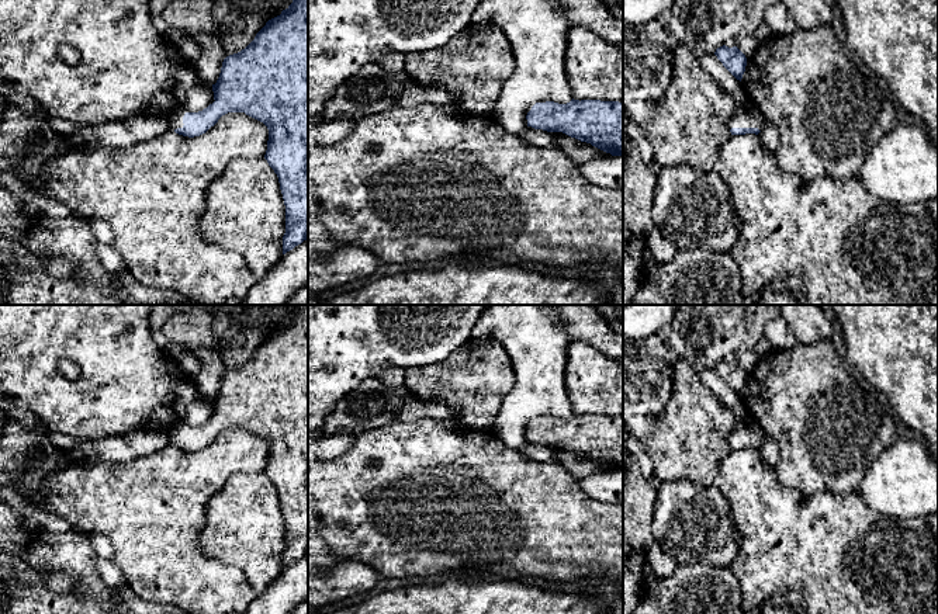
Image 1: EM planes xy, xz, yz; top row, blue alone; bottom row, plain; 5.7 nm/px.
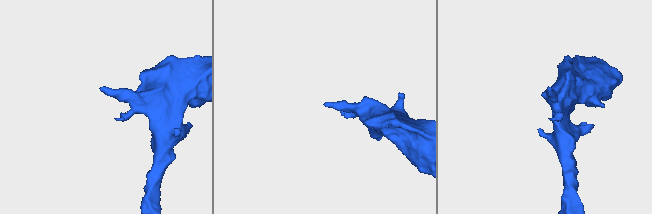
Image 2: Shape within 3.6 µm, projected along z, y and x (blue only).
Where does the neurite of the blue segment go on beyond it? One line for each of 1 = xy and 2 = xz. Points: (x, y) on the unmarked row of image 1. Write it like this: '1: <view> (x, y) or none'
1: xy (175, 434)
2: none

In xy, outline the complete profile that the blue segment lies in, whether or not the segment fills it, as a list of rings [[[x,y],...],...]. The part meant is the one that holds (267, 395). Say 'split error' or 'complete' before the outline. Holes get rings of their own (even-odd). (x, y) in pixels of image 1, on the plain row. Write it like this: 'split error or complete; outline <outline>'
split error; outline [[[308,305],[294,306],[293,318],[280,330],[269,334],[245,364],[224,374],[219,392],[212,399],[212,419],[198,427],[181,422],[167,431],[169,444],[188,452],[205,448],[228,427],[245,427],[267,441],[264,473],[278,492],[285,520],[283,569],[308,554]]]

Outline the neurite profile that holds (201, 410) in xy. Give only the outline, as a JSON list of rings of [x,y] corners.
[[[200,396],[194,403],[188,406],[184,423],[193,427],[198,427],[207,423],[214,416],[215,414],[214,414],[212,400]]]

